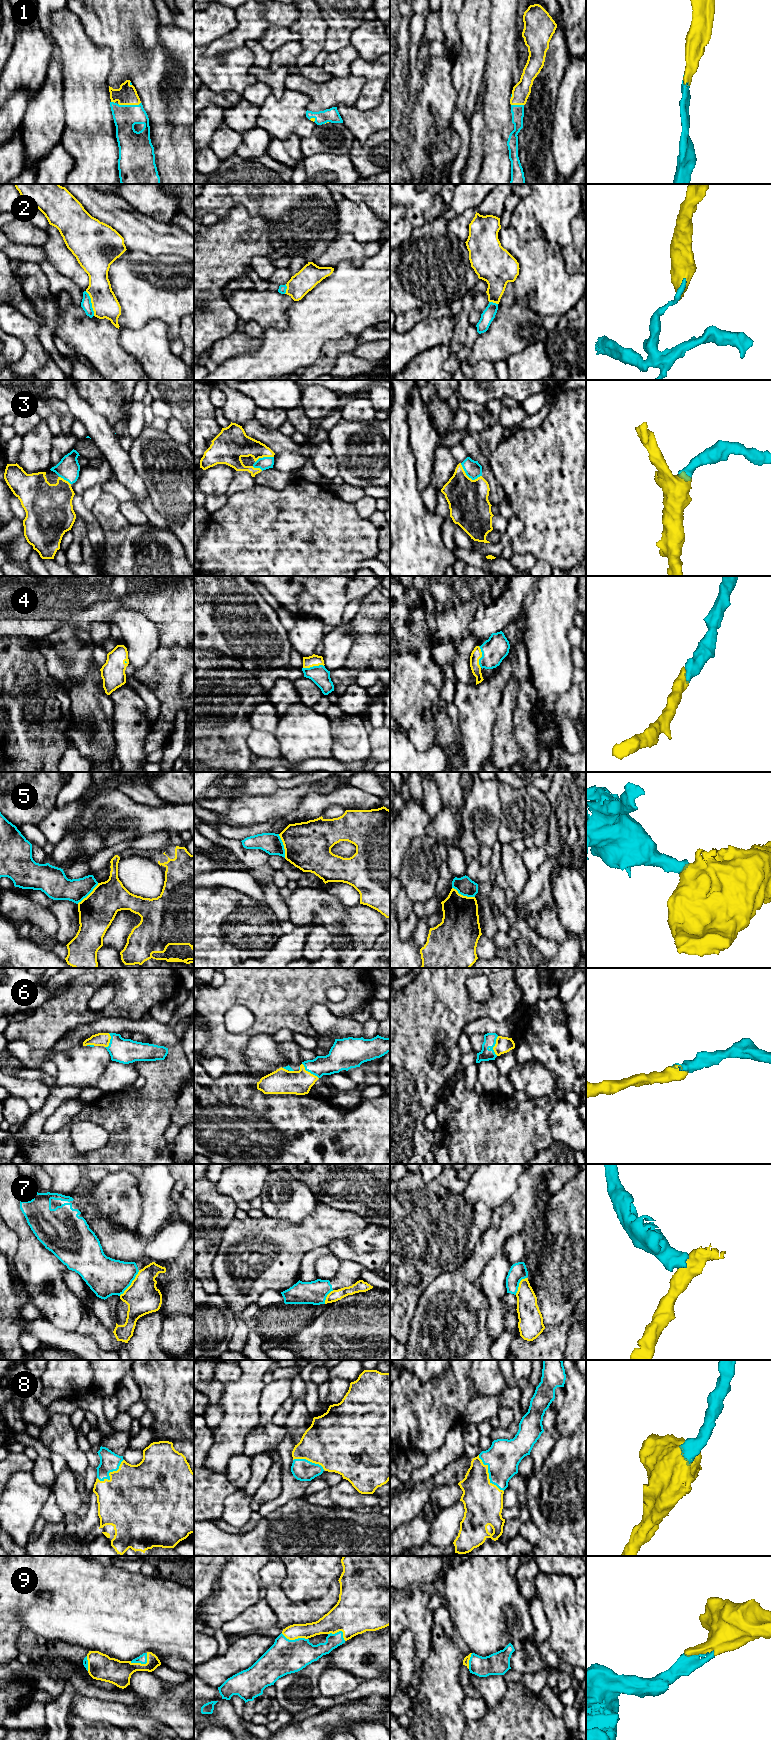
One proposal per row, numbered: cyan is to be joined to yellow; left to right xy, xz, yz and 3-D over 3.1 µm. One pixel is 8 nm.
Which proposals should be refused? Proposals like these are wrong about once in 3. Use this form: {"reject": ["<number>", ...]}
{"reject": ["2", "5", "7"]}

